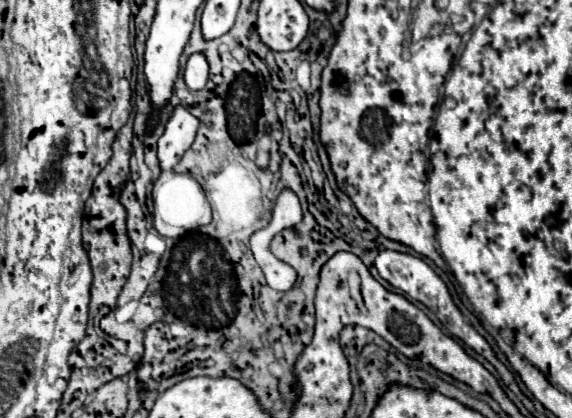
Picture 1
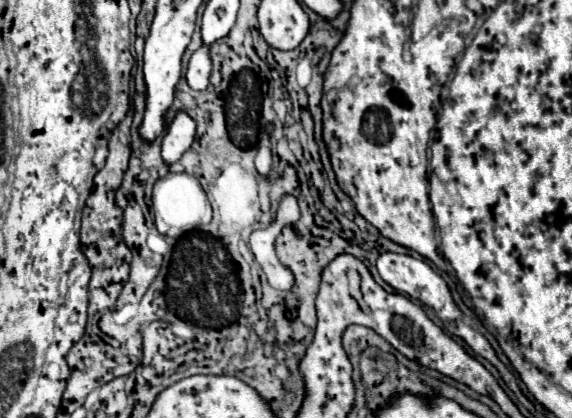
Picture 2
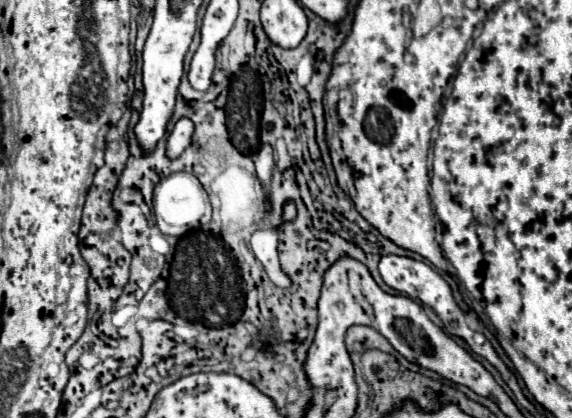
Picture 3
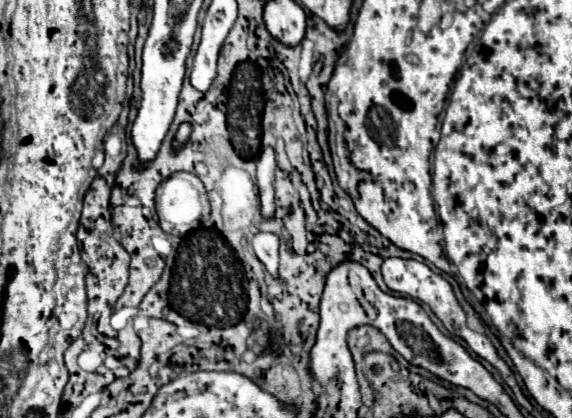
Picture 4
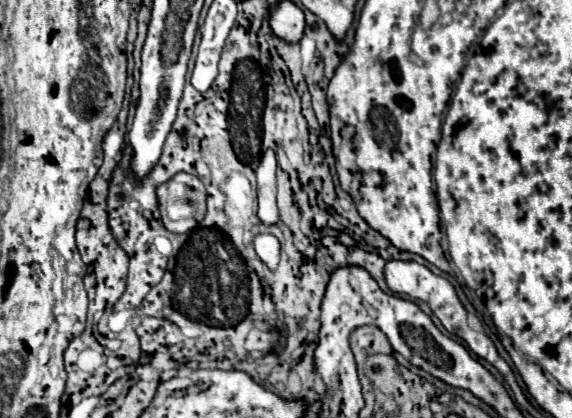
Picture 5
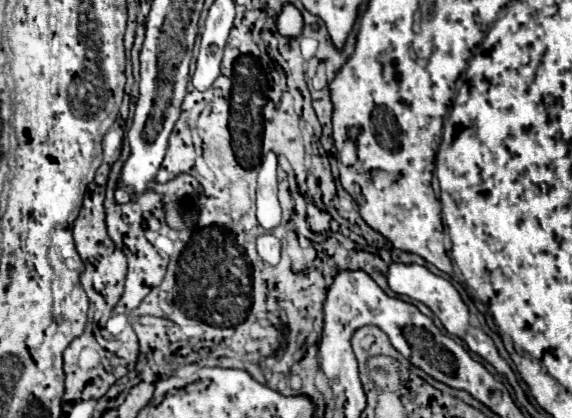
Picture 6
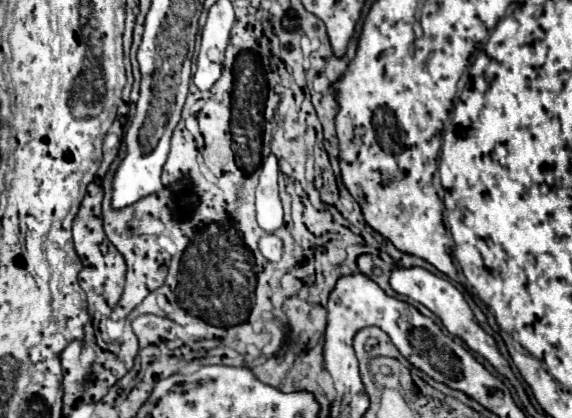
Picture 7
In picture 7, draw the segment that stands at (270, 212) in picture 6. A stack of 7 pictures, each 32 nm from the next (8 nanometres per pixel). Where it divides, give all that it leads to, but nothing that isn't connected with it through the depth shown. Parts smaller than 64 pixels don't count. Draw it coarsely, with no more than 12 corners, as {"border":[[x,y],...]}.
{"border":[[278,160],[262,164],[256,216],[268,234],[282,226]]}

